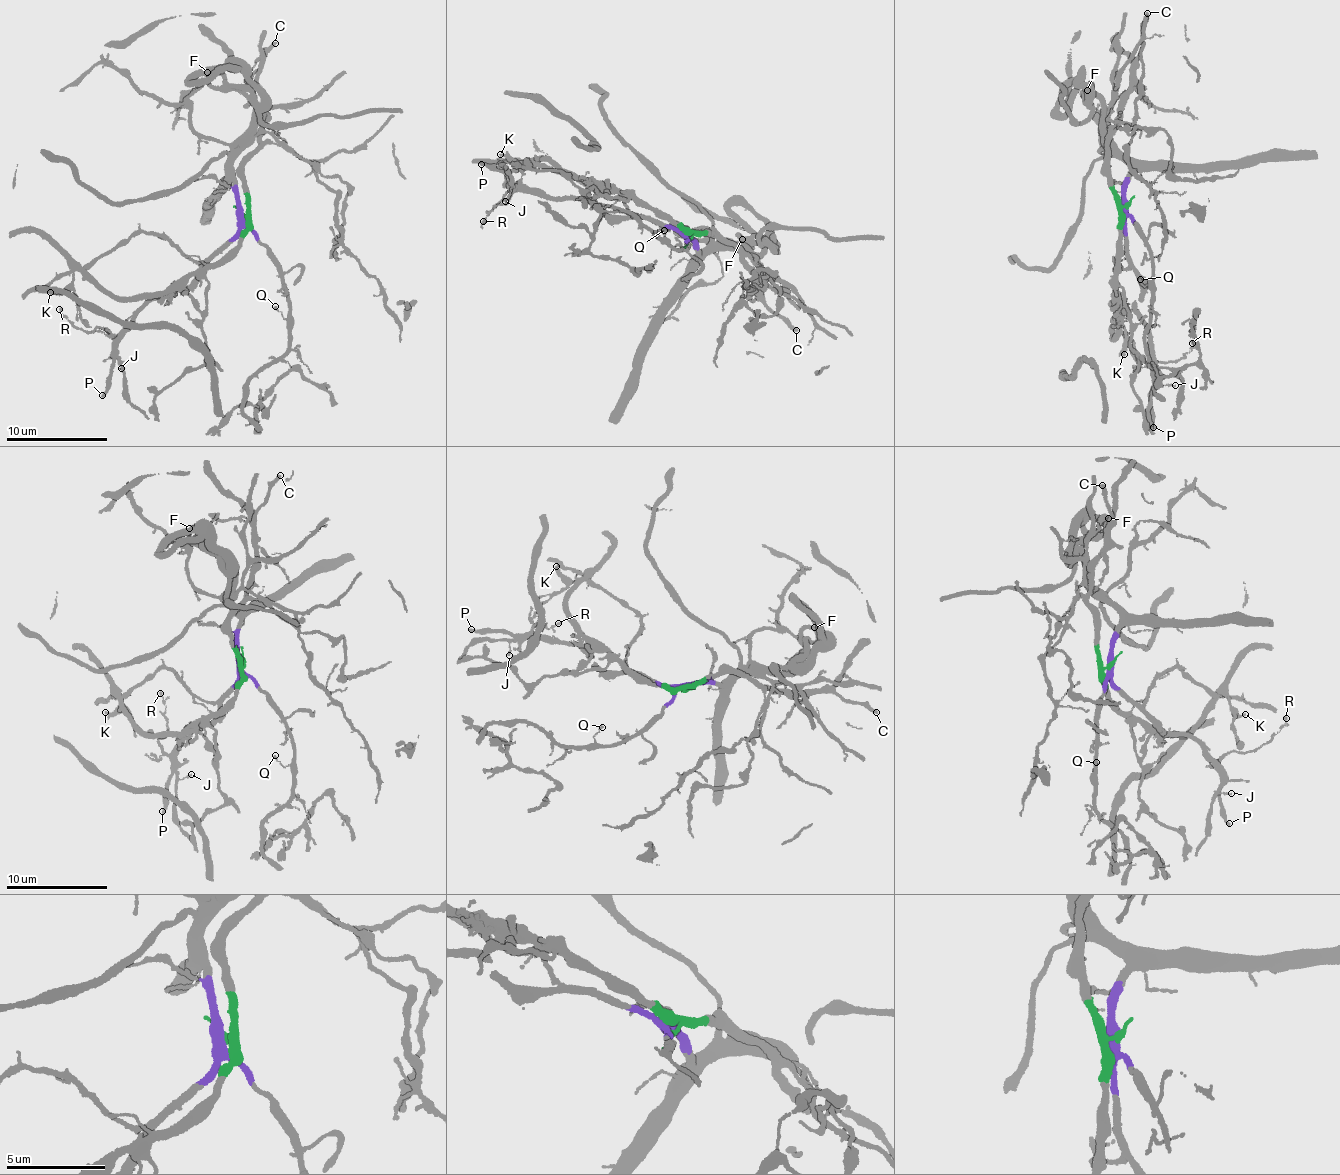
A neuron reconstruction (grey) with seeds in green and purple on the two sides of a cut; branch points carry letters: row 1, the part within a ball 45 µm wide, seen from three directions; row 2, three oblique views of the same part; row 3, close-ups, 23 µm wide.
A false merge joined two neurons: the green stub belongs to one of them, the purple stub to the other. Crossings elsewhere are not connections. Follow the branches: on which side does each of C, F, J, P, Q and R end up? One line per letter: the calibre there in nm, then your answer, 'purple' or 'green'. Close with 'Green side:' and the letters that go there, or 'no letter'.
C: 280 nm thick; green
F: 280 nm thick; purple
J: 120 nm thick; purple
P: 240 nm thick; purple
Q: 110 nm thick; purple
R: 100 nm thick; purple
Green side: C

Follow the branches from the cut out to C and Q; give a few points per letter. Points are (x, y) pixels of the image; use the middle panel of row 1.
C: (688, 241), (697, 234), (714, 235), (739, 251), (755, 272), (755, 286), (766, 303), (796, 330)
Q: (688, 238), (683, 235), (688, 243), (675, 248), (663, 237), (664, 230)

